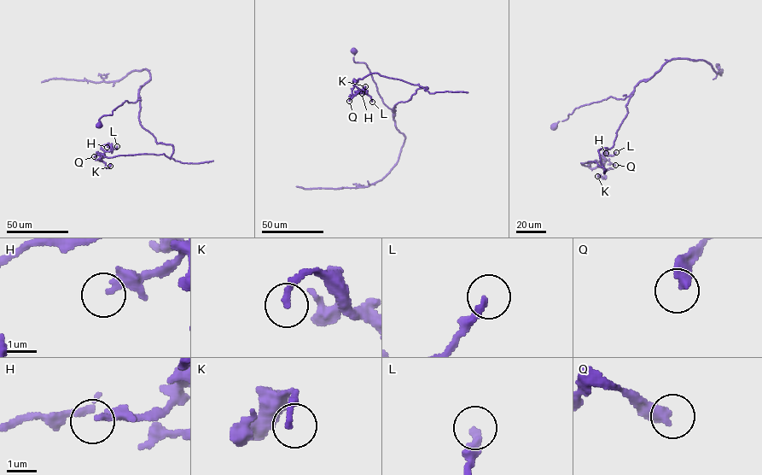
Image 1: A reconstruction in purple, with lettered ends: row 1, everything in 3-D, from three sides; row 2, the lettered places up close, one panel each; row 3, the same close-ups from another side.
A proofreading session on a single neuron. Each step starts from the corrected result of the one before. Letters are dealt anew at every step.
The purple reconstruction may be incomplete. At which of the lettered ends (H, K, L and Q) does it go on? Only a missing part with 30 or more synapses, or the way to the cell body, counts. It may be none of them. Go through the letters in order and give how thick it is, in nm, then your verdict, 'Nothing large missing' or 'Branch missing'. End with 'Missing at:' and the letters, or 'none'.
H: Thickness 240 nm. Nothing large missing
K: Thickness 200 nm. Nothing large missing
L: Thickness 280 nm. Nothing large missing
Q: Thickness 400 nm. Nothing large missing
Missing at: none

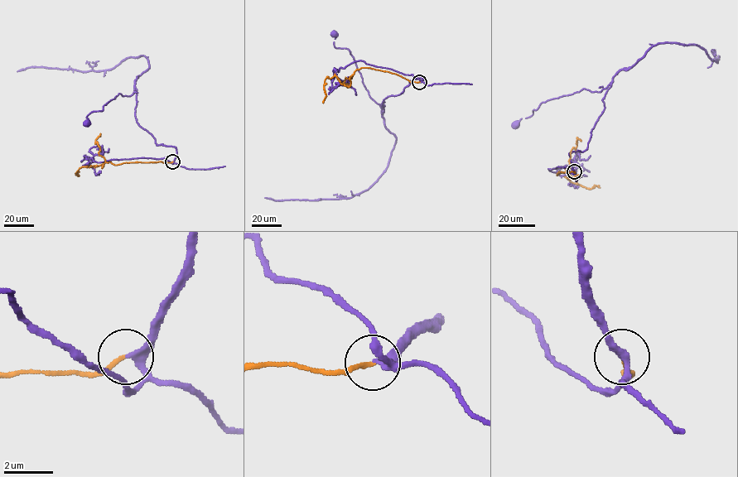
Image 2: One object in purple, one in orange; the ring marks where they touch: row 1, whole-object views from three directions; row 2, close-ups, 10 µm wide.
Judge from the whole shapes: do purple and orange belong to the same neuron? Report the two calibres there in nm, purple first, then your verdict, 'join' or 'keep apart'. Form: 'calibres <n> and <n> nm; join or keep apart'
calibres 260 and 160 nm; join

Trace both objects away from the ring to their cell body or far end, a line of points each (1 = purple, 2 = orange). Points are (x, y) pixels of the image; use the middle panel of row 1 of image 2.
1: (419, 82), (423, 79), (412, 79), (402, 93), (388, 96), (382, 113), (350, 52), (335, 46), (335, 34)
2: (419, 82), (361, 68), (349, 78), (349, 86), (335, 76), (326, 78), (323, 103)

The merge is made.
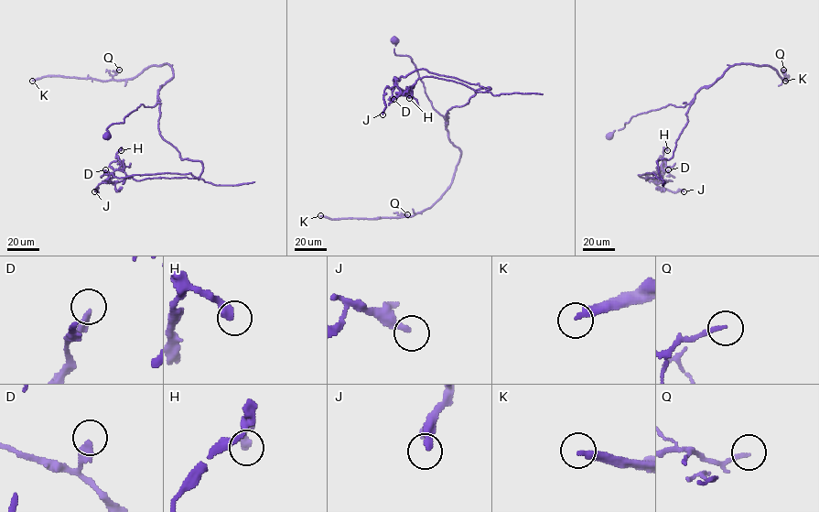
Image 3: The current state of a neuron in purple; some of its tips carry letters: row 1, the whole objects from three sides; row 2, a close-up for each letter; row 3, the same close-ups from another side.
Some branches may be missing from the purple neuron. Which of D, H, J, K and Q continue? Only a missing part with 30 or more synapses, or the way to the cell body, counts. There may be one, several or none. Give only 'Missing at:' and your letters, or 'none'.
Missing at: K

